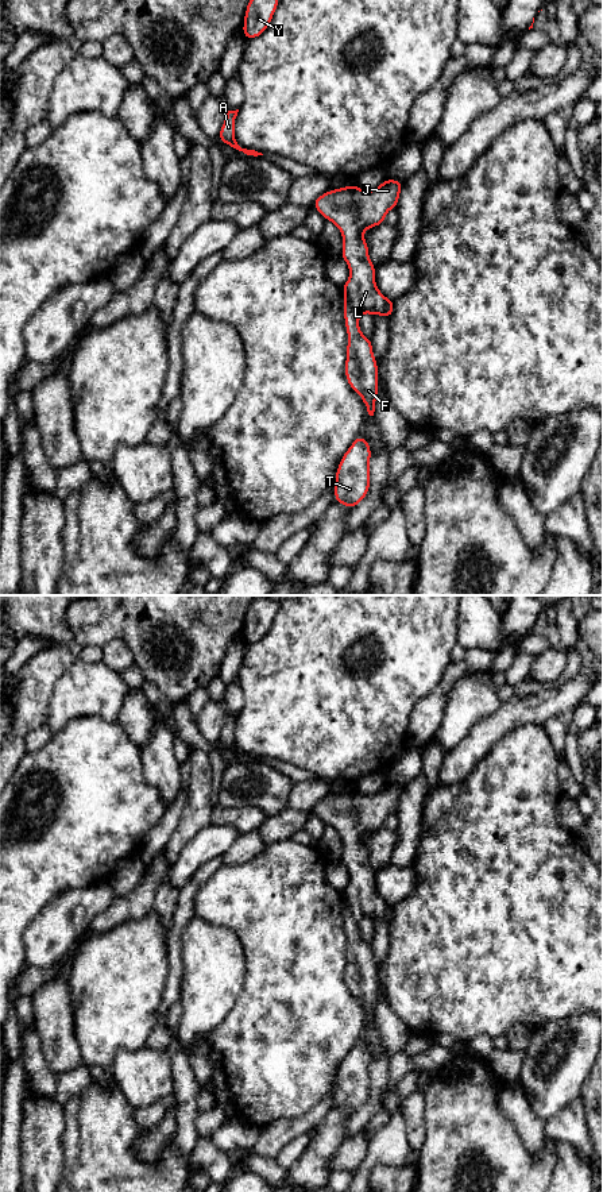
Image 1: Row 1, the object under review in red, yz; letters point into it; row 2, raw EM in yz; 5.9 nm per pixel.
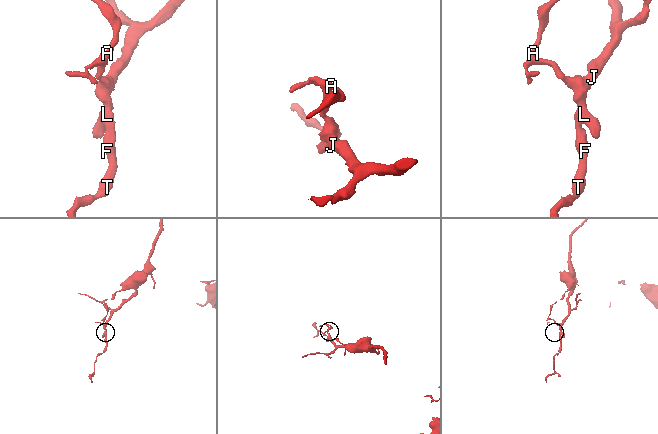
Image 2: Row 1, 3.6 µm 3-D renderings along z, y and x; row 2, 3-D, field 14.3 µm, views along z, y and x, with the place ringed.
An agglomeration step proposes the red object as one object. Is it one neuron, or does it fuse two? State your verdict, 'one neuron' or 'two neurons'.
one neuron

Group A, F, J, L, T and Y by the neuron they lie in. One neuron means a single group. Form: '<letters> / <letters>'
A F J L T Y

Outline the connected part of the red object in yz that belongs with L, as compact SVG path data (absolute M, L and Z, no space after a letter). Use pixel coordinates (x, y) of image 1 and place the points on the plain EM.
M384 784L372 795L356 790L332 794L316 803L313 811L340 834L343 841L341 863L349 872L349 883L341 892L344 899L344 925L348 938L345 983L374 1021L378 1000L378 968L372 948L359 931L363 918L389 923L394 904L386 903L375 887L375 871L368 861L364 836L384 828L386 818L399 806L402 787Z

